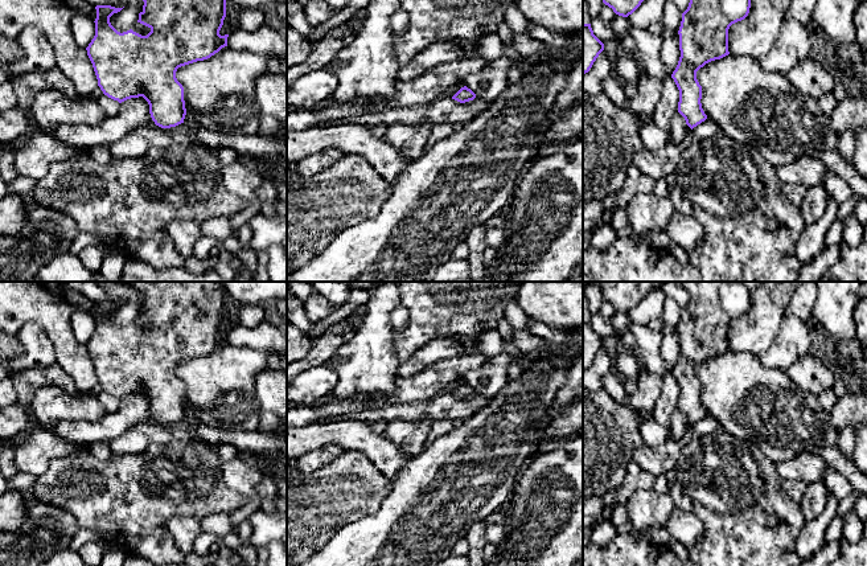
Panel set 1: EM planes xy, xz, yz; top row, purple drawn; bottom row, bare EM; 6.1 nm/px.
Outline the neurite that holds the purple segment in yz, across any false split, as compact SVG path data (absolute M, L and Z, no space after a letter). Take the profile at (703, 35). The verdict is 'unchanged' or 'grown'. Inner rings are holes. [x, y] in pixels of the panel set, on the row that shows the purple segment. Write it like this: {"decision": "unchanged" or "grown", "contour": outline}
{"decision": "unchanged", "contour": "M690 0L678 30L681 57L671 74L678 90L678 112L693 130L707 119L697 71L730 54L728 29L744 20L751 0Z"}

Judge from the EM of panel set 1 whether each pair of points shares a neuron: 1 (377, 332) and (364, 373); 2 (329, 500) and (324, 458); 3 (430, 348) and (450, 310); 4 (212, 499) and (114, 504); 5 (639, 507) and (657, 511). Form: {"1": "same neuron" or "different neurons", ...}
{"1": "same neuron", "2": "different neurons", "3": "different neurons", "4": "same neuron", "5": "same neuron"}

